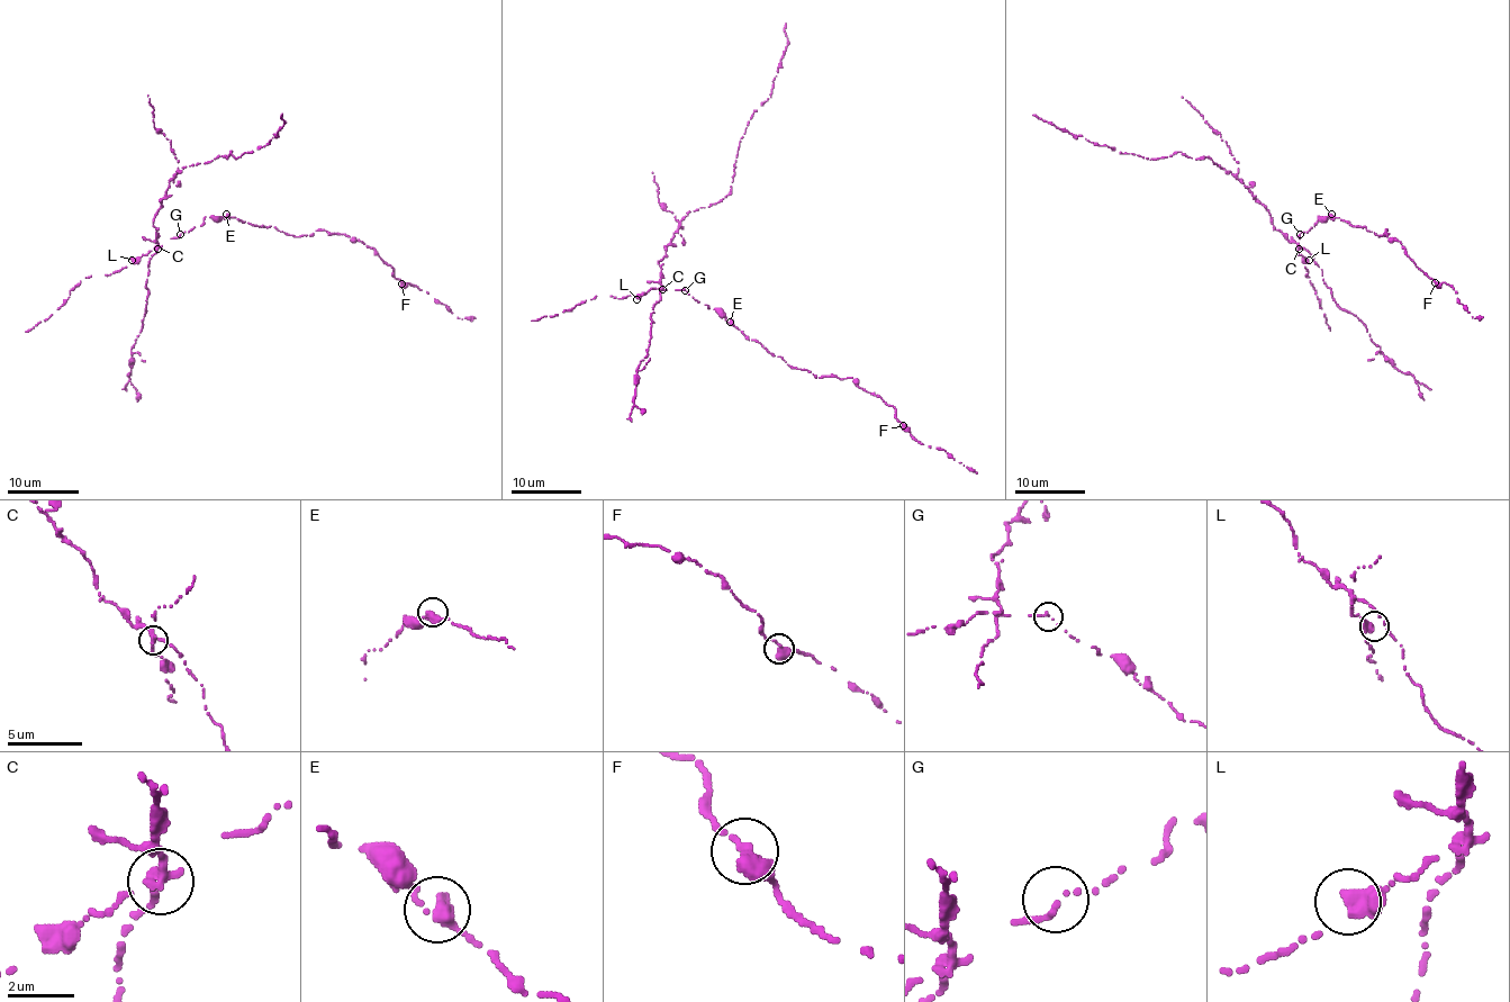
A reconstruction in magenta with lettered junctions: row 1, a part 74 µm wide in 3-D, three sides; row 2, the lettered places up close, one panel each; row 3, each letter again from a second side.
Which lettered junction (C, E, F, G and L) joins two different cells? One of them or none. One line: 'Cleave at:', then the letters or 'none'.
Cleave at: C

